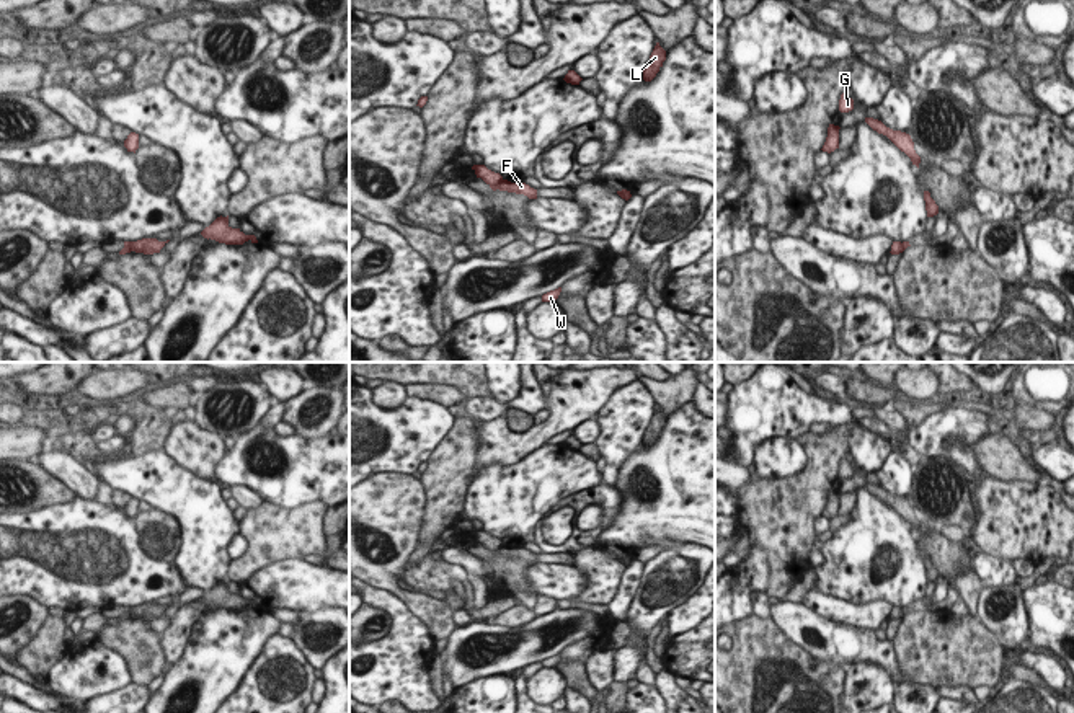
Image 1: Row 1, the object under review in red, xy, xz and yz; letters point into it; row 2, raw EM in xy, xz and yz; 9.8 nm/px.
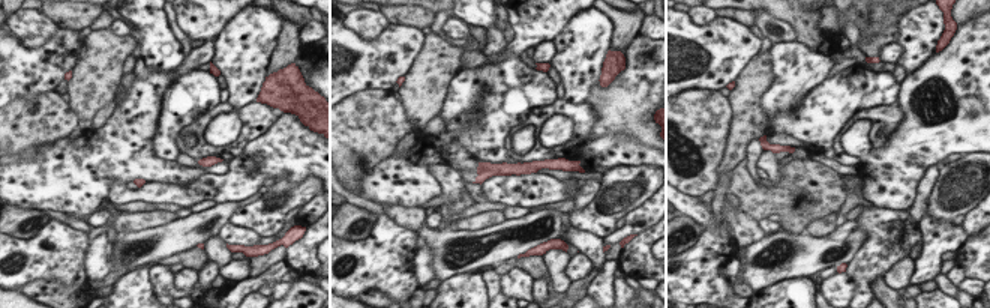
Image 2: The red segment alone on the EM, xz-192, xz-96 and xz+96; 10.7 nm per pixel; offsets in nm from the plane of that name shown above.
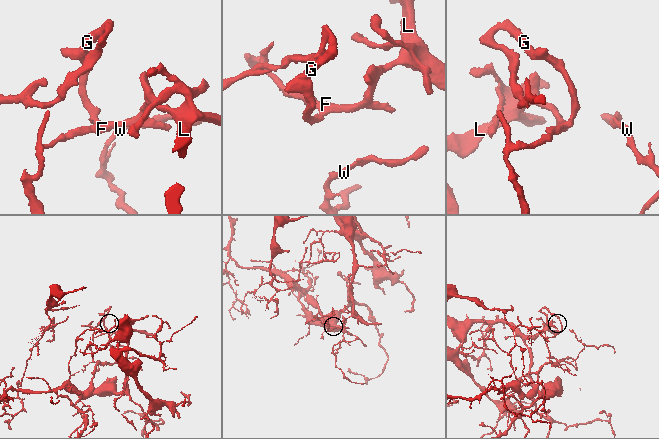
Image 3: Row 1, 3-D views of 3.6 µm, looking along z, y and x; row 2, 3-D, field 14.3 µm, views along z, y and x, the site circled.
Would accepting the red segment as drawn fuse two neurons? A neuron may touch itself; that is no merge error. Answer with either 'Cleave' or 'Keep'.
Cleave

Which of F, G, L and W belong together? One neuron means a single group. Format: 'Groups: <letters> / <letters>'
Groups: F G L / W

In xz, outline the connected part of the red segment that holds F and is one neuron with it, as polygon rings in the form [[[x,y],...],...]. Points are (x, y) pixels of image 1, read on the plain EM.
[[[503,545],[499,550],[490,551],[490,553],[493,556],[499,555],[499,556],[508,556],[508,558],[524,560],[529,565],[537,565],[537,555],[530,553],[526,548],[511,548],[508,545]]]

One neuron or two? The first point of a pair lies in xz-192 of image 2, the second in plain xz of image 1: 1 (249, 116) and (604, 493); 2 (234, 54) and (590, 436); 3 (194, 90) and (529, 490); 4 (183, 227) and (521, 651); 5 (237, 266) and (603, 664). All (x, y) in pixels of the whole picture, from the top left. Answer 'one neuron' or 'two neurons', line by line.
1: one neuron
2: two neurons
3: one neuron
4: one neuron
5: two neurons

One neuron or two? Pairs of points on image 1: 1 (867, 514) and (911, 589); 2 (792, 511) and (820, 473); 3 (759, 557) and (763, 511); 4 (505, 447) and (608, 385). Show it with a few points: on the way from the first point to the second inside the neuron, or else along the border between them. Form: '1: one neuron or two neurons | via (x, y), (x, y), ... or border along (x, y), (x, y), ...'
1: one neuron | via (888, 527), (908, 547), (909, 568)
2: one neuron | via (800, 501), (813, 483)
3: two neurons | border along (756, 544), (766, 553), (769, 583)
4: one neuron | via (531, 439), (550, 428), (581, 397)

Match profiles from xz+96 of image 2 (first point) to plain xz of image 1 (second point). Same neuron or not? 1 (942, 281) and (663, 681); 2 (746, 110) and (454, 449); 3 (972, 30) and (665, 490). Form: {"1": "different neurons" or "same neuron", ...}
{"1": "different neurons", "2": "same neuron", "3": "same neuron"}

